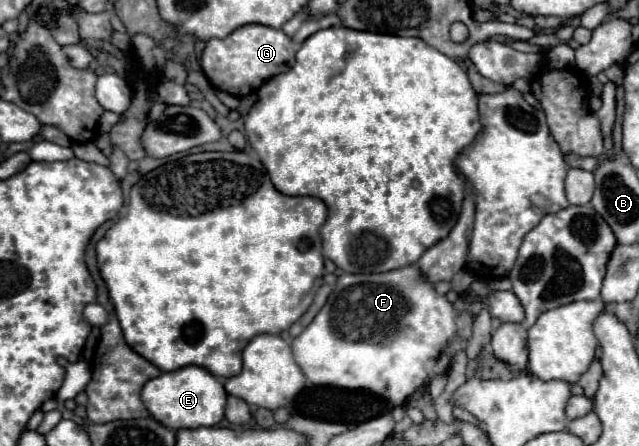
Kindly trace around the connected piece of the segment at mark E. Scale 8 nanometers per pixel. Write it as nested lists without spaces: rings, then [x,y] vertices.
[[[185,366],[173,372],[163,372],[159,378],[153,378],[141,390],[143,404],[149,414],[161,422],[165,428],[183,430],[183,428],[199,428],[199,426],[215,426],[225,416],[227,392],[223,384],[209,374],[201,366]]]

